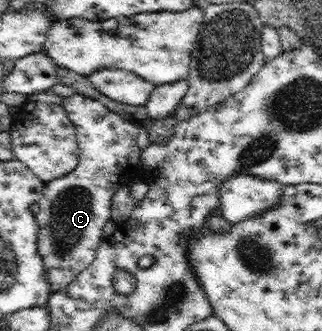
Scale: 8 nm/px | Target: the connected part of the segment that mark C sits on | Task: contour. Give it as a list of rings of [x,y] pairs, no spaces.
[[[75,93],[64,98],[62,106],[76,131],[79,155],[76,168],[50,182],[45,183],[42,198],[38,201],[38,253],[44,260],[45,270],[50,279],[52,293],[66,290],[85,268],[88,268],[96,258],[96,254],[103,238],[104,225],[111,220],[112,199],[120,186],[127,185],[131,179],[141,171],[139,164],[142,150],[137,145],[139,126],[126,122],[124,117],[110,111],[99,100],[88,98]]]

